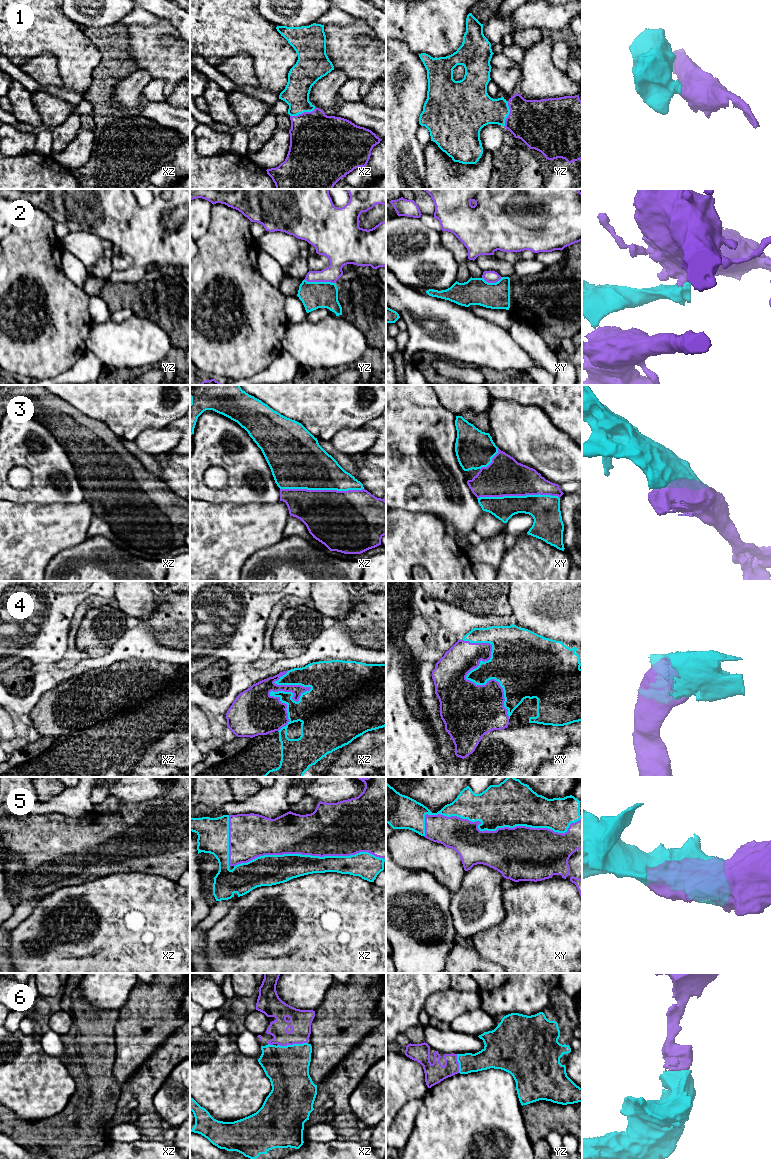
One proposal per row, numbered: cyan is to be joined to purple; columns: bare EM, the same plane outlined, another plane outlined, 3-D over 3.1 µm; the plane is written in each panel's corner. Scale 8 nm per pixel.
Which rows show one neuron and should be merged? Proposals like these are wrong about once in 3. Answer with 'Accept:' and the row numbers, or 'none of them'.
Accept: 1, 3, 4, 5, 6

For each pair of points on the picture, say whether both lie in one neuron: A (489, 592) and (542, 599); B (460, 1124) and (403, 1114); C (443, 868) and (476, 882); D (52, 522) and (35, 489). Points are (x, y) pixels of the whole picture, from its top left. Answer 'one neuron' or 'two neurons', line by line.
A: two neurons
B: two neurons
C: two neurons
D: two neurons

